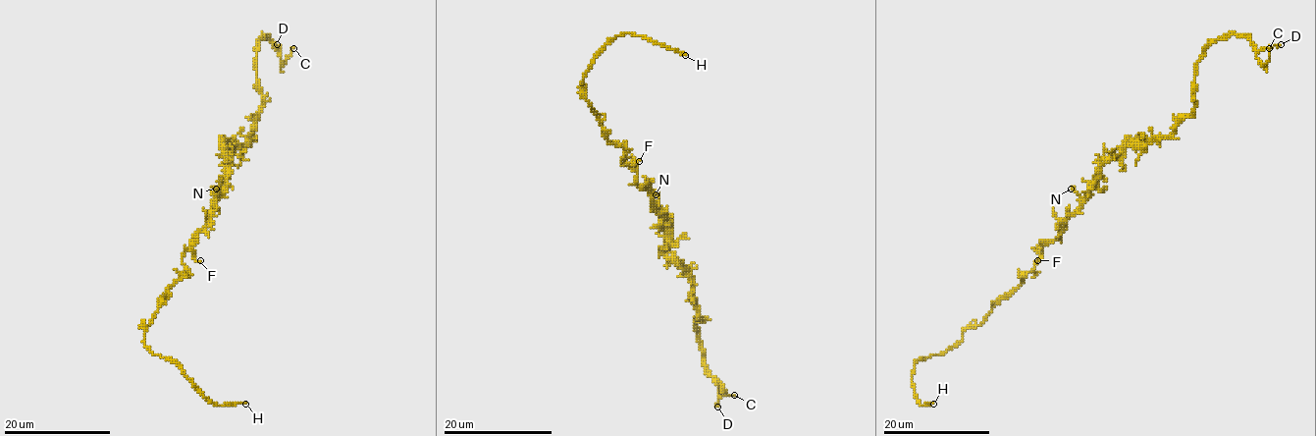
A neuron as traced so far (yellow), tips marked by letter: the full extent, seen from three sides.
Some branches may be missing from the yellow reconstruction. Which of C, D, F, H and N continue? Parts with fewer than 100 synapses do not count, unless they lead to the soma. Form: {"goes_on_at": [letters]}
{"goes_on_at": ["H"]}

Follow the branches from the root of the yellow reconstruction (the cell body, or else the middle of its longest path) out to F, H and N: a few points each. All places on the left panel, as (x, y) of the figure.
F: (212, 211), (212, 218), (189, 248), (200, 260)
H: (212, 211), (183, 256), (185, 271), (160, 298), (143, 344), (153, 354), (171, 358), (213, 404), (245, 404)
N: (212, 211), (214, 196), (220, 190), (216, 189)

